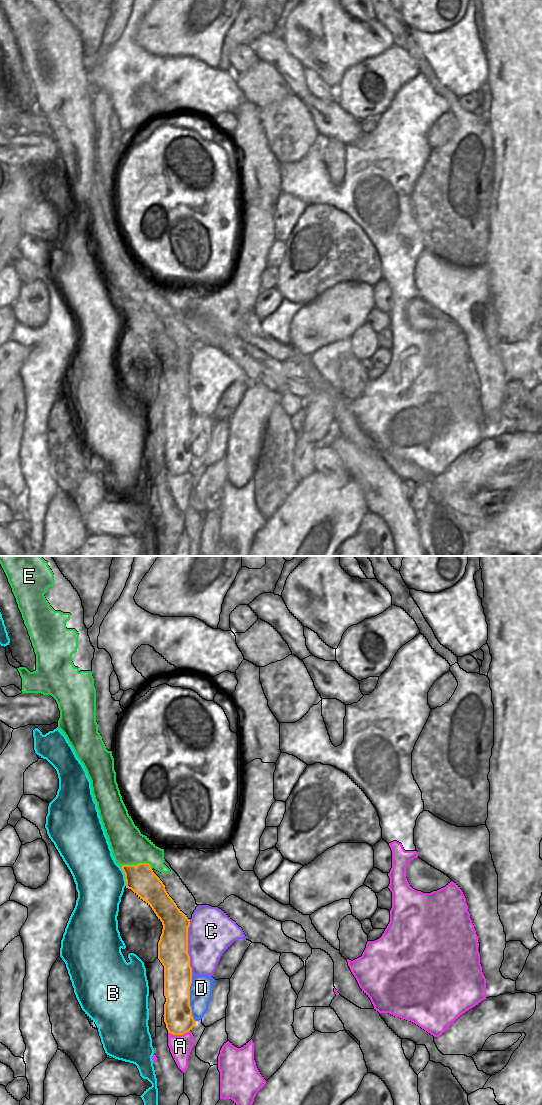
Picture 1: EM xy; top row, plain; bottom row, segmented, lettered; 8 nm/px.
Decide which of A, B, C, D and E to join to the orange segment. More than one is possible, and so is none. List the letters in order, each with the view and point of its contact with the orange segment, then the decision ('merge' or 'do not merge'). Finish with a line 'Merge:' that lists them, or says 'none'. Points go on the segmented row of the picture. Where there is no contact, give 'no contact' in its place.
A: xy (178, 1034) | do not merge
B: xy (125, 876) | do not merge
C: xy (187, 947) | do not merge
D: xy (189, 998) | do not merge
E: xy (137, 864) | merge
Merge: E

